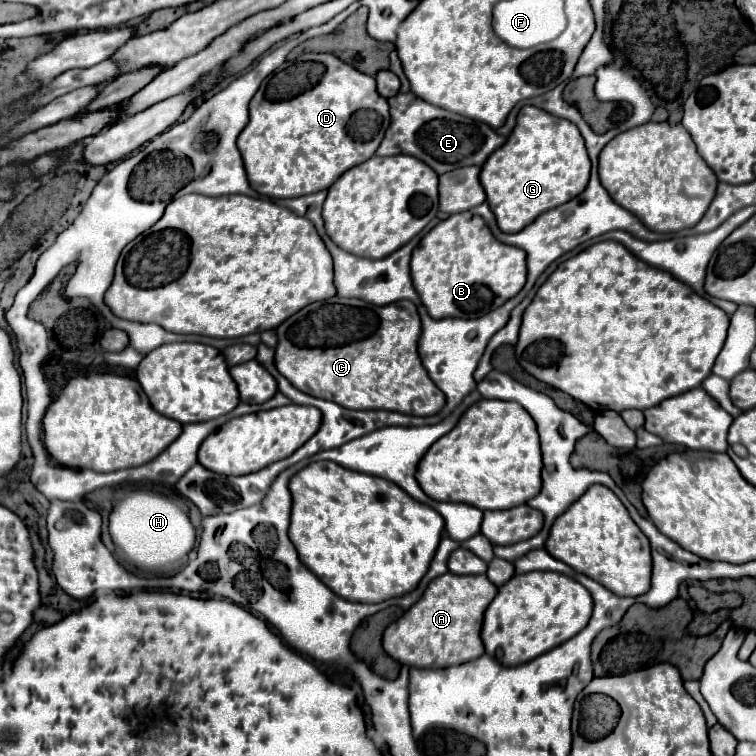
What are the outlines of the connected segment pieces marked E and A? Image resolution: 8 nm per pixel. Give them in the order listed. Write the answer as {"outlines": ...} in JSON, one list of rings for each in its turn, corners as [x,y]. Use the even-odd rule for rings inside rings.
{"outlines":[[[[400,92],[388,98],[388,104],[392,122],[386,130],[380,148],[376,150],[378,156],[410,154],[432,166],[438,174],[444,174],[460,166],[482,166],[488,160],[488,156],[506,142],[506,138],[496,134],[488,124],[428,104],[412,92]]],[[[446,572],[434,578],[422,598],[384,630],[382,644],[386,654],[400,664],[416,668],[444,668],[476,660],[484,654],[480,640],[482,616],[496,592],[498,588],[484,574],[456,576]]]]}

